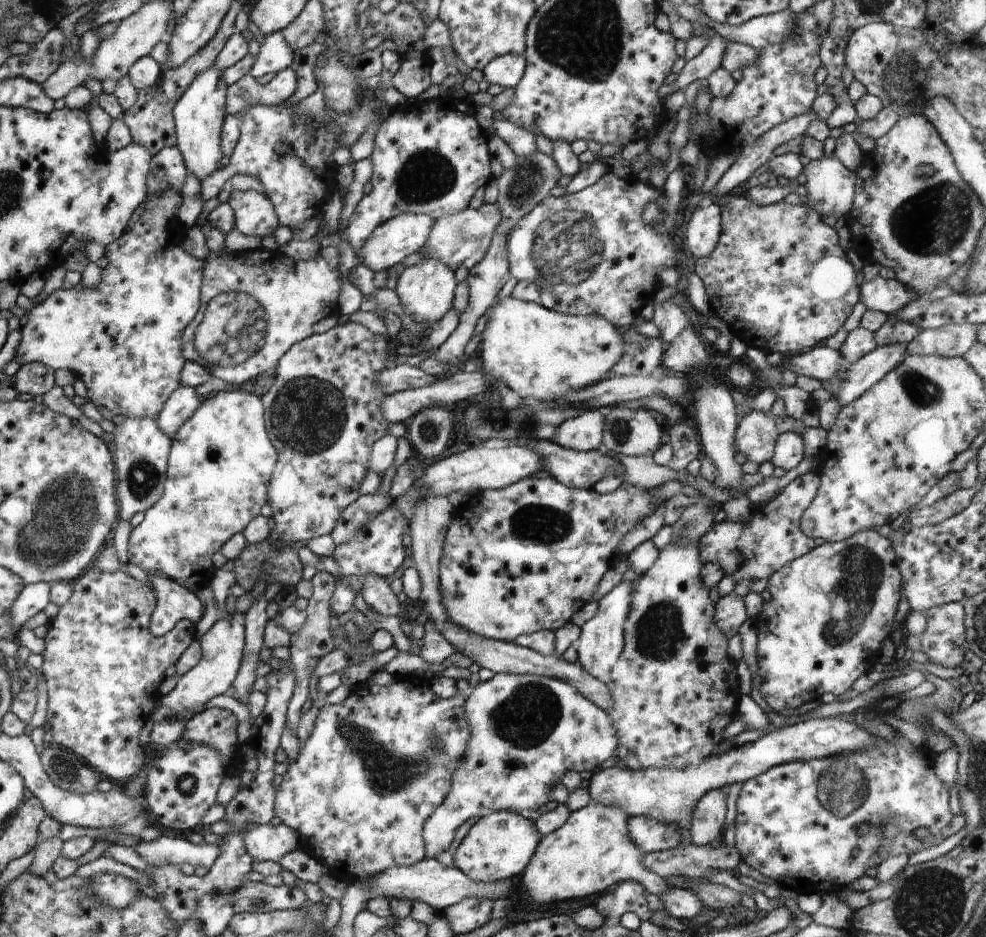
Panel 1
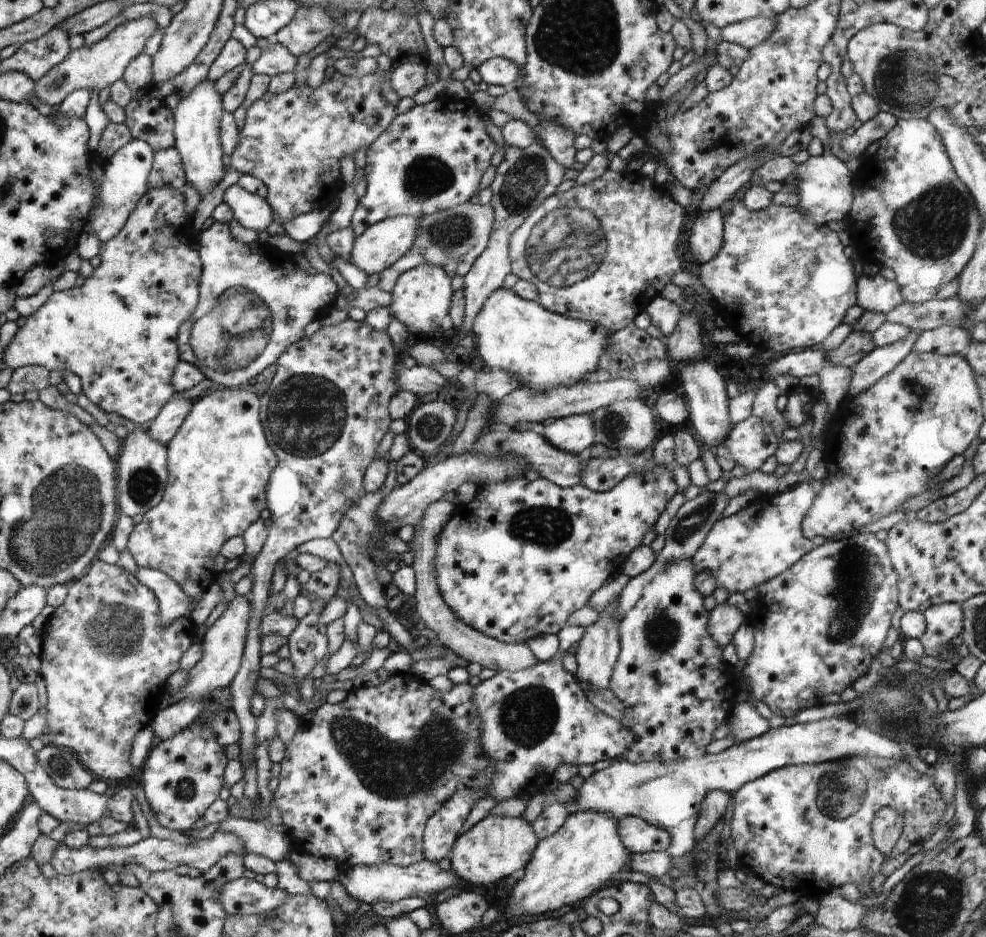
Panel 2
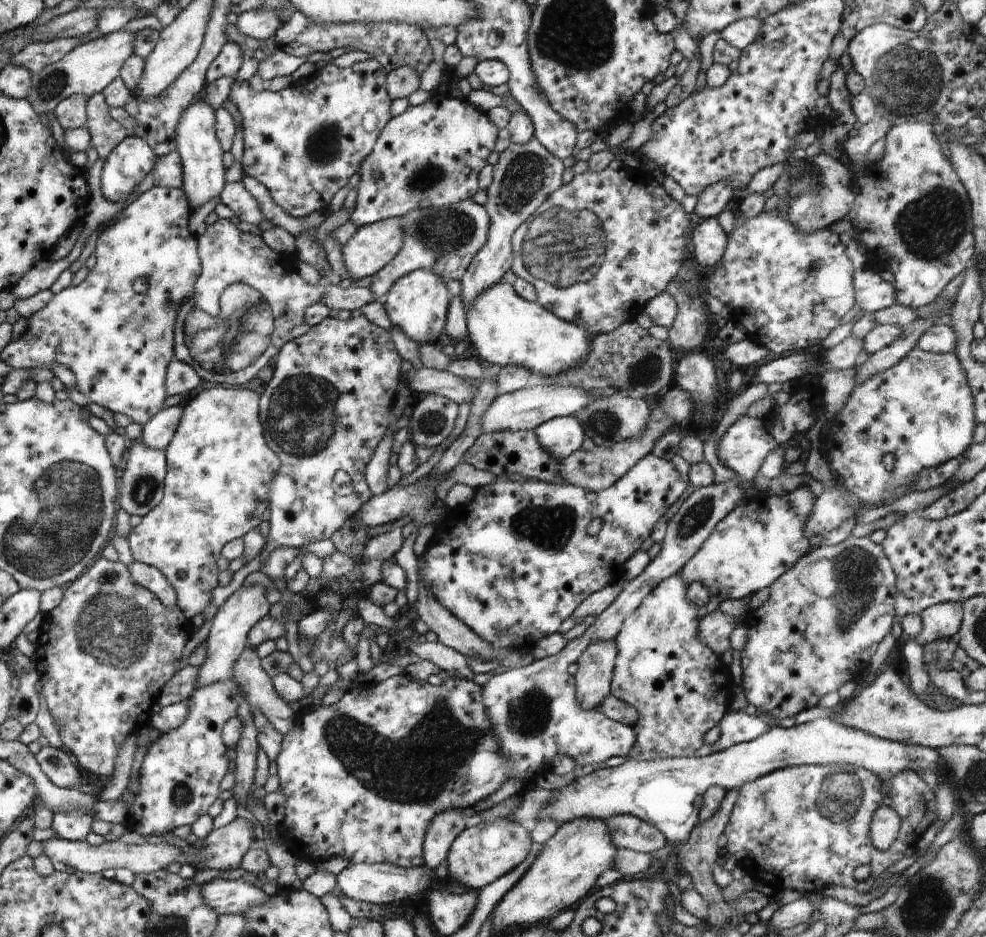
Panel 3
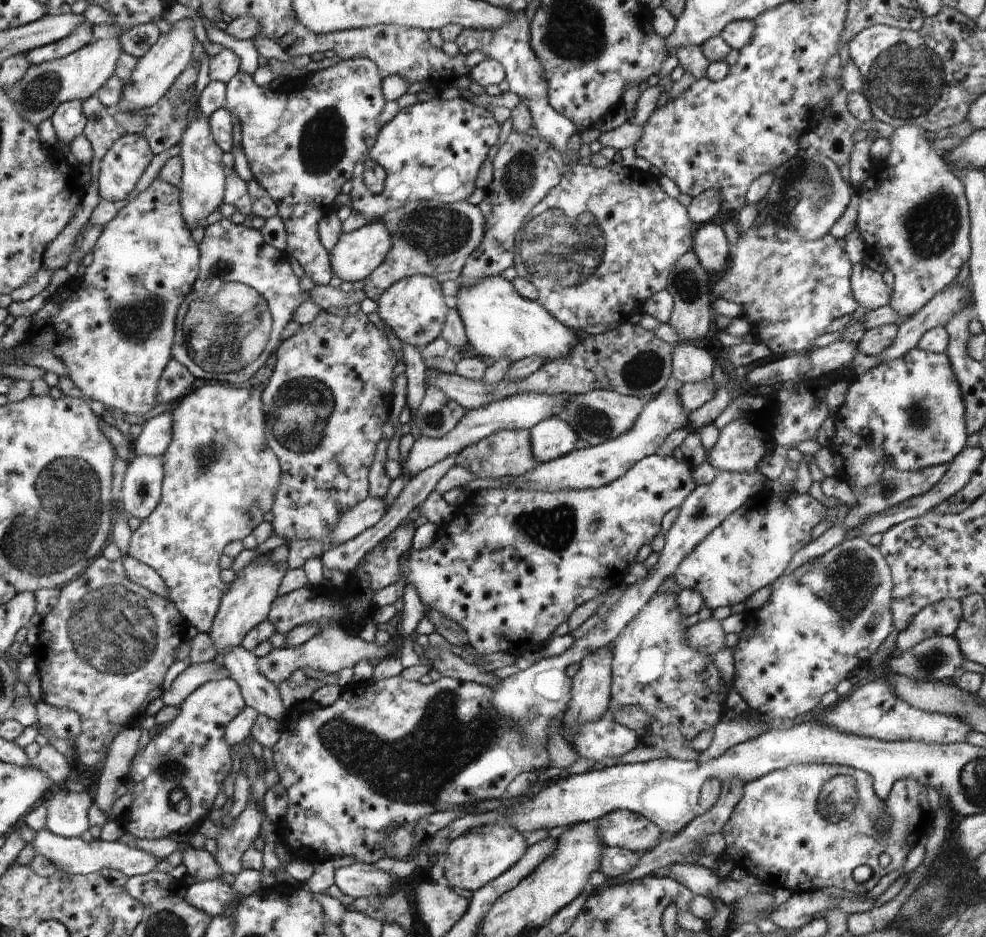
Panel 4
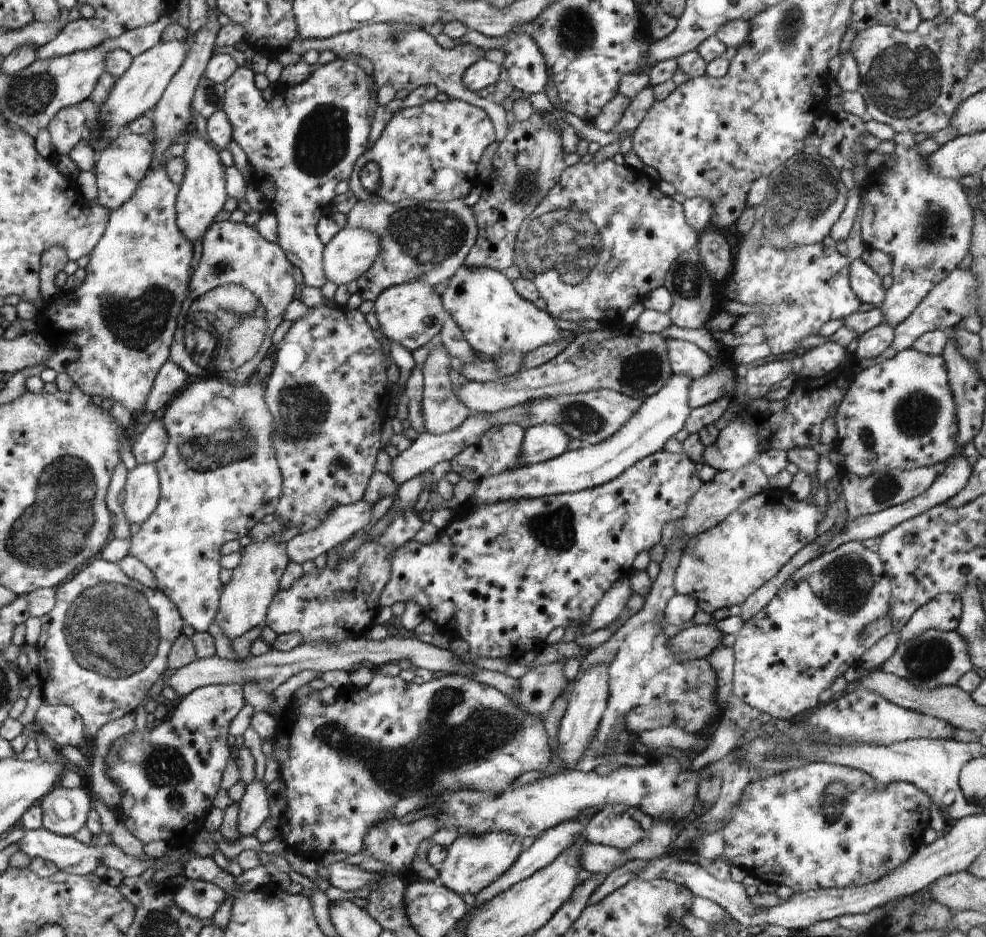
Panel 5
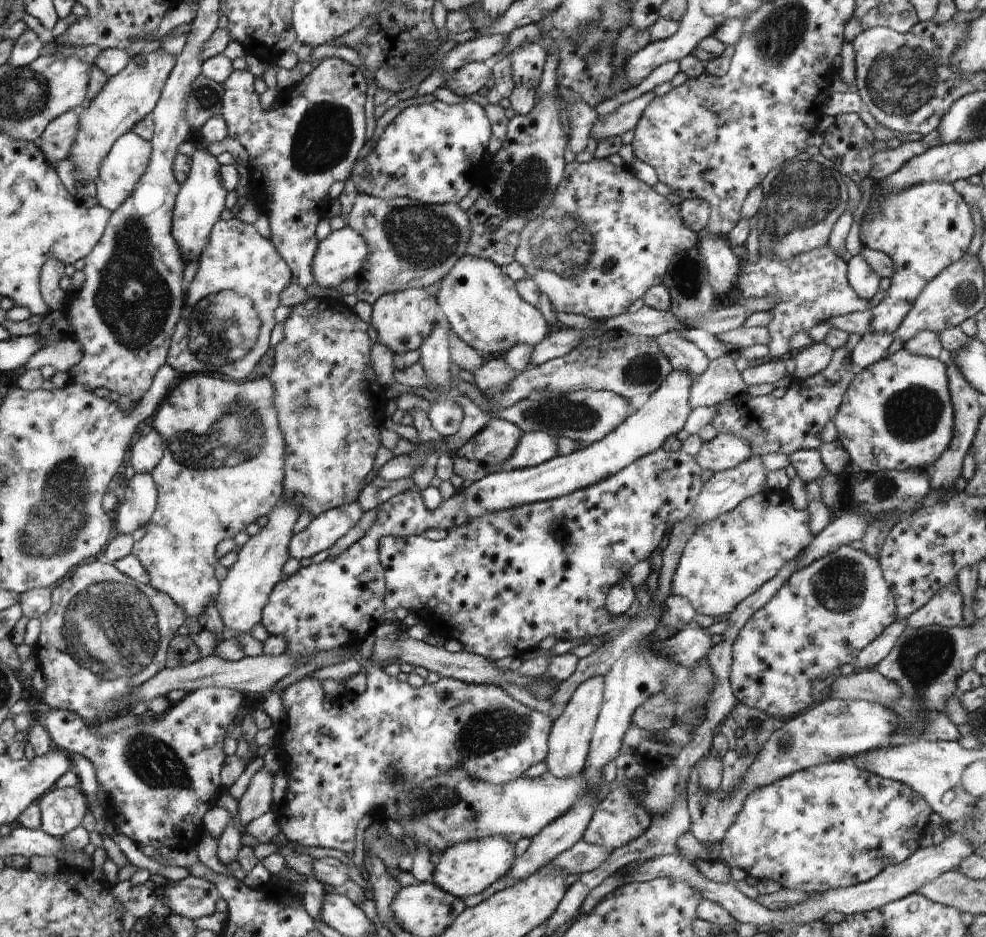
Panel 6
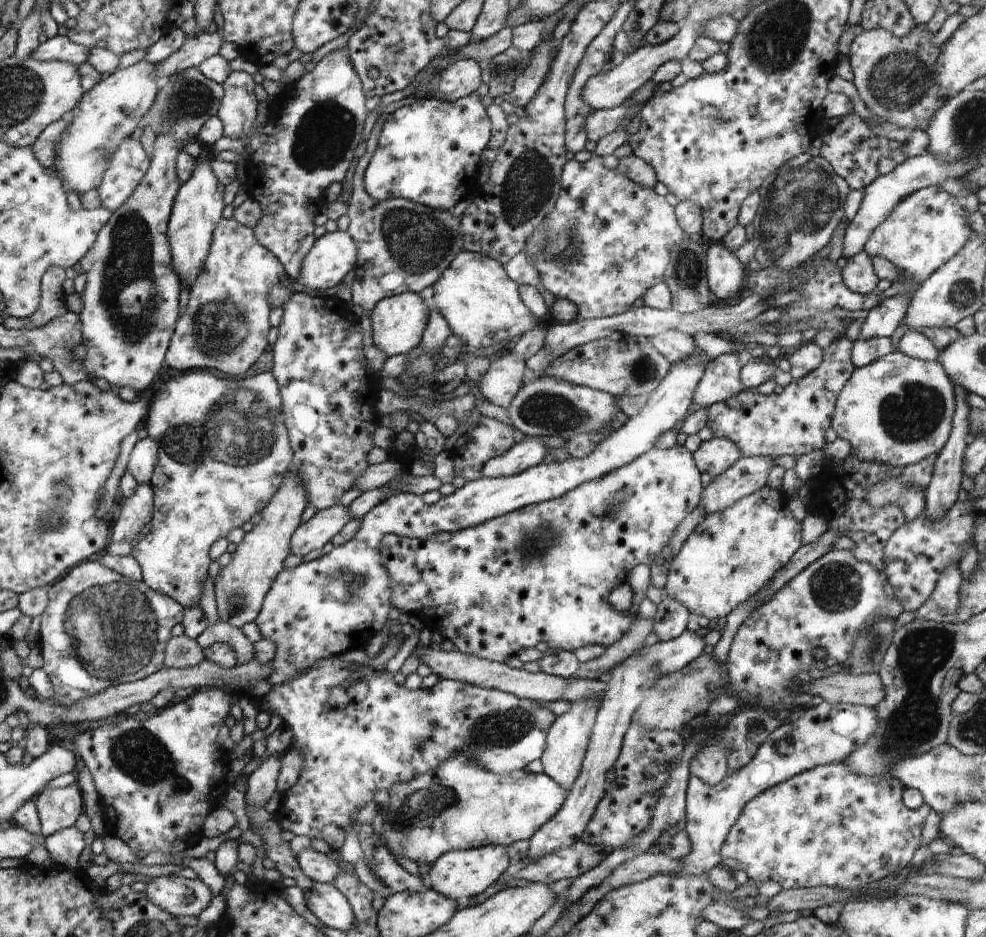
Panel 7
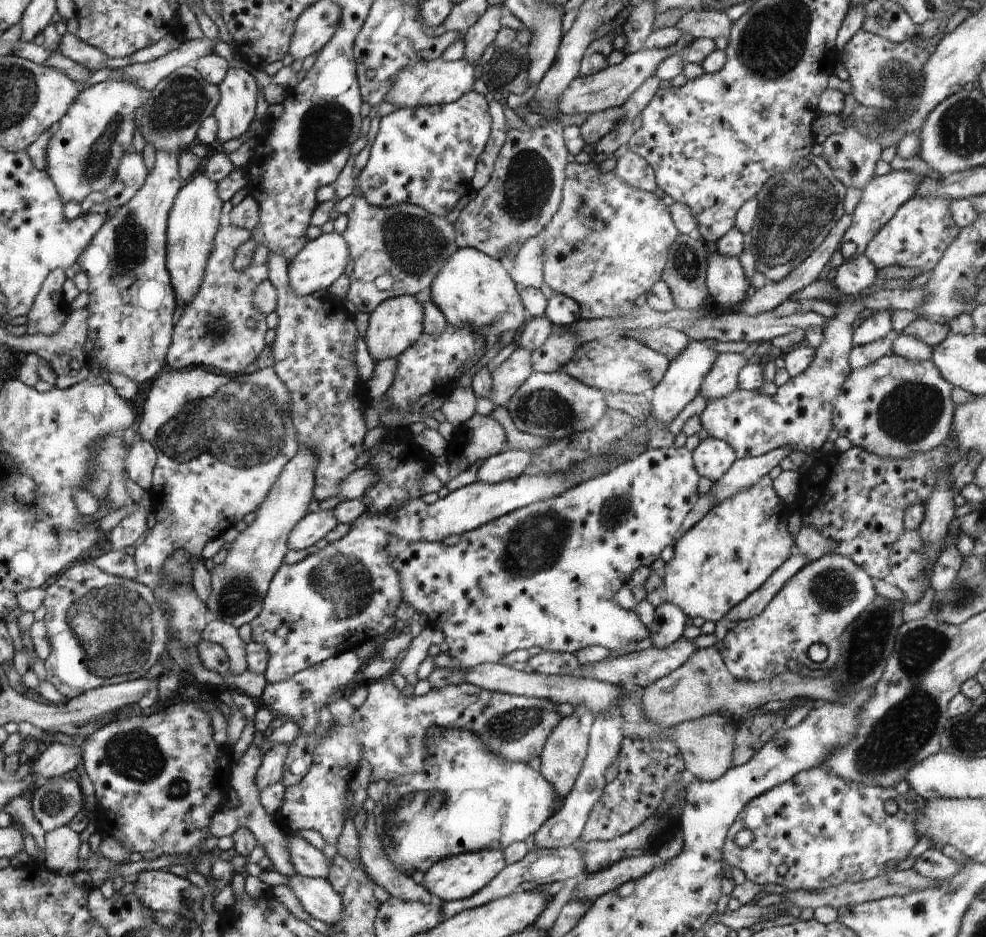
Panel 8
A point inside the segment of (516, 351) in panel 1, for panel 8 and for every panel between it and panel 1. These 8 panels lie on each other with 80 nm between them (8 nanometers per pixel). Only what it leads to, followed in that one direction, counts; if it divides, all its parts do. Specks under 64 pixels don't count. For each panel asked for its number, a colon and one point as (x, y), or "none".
2: (543, 349)
3: (506, 329)
4: (499, 323)
5: (494, 318)
6: (478, 300)
7: (479, 301)
8: (472, 290)

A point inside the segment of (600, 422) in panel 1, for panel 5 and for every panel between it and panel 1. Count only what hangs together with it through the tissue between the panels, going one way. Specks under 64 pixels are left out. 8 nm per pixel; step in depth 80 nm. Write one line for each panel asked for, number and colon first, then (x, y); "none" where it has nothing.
2: (574, 434)
3: (560, 437)
4: (552, 438)
5: (542, 442)

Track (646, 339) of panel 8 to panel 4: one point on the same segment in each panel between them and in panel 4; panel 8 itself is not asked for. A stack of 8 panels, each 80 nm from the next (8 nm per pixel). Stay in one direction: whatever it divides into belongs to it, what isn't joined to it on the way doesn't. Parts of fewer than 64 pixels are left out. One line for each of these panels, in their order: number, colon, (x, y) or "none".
4: (690, 364)
5: (686, 358)
6: (682, 354)
7: (675, 345)

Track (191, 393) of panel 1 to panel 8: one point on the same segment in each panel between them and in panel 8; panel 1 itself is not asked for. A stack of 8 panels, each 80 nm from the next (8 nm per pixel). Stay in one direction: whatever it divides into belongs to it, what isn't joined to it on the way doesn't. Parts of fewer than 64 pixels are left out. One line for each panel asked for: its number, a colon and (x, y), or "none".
2: (164, 428)
3: (157, 434)
4: (157, 434)
5: (148, 447)
6: (147, 451)
7: (141, 459)
8: (140, 462)

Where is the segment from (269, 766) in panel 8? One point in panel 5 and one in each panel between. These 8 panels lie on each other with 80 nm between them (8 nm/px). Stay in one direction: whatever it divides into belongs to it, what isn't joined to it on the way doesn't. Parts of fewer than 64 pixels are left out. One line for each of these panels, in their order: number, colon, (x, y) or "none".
5: (253, 812)
6: (257, 800)
7: (261, 785)

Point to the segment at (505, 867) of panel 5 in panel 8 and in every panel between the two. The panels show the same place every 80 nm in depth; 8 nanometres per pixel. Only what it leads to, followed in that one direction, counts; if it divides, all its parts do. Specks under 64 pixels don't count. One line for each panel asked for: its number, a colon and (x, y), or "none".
6: (468, 868)
7: (460, 874)
8: (458, 877)

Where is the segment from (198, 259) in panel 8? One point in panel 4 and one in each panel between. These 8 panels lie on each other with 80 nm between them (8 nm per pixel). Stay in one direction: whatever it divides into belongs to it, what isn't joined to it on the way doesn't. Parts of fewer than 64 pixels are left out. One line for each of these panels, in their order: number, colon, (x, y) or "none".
4: (202, 181)
5: (202, 196)
6: (198, 207)
7: (199, 205)

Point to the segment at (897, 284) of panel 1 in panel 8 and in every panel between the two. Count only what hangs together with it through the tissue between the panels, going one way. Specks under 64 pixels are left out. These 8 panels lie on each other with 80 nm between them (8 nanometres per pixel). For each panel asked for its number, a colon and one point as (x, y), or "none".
2: (874, 293)
3: (872, 293)
4: (869, 290)
5: (867, 286)
6: (862, 279)
7: (858, 274)
8: (856, 274)

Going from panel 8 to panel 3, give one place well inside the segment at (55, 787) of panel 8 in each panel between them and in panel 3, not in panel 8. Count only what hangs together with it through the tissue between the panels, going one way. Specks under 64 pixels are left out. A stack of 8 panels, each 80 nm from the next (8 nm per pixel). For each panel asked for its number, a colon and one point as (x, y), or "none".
3: (74, 825)
4: (67, 812)
5: (65, 811)
6: (62, 810)
7: (58, 809)

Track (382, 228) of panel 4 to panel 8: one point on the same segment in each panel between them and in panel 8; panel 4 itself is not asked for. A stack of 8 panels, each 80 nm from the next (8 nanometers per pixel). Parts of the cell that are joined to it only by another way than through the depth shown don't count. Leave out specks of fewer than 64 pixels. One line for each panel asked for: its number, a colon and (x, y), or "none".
5: (349, 255)
6: (343, 254)
7: (332, 256)
8: (321, 261)

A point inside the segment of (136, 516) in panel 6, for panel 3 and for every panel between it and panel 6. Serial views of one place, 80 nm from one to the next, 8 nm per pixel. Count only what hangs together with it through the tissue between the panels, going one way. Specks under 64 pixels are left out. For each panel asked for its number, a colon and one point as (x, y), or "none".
3: (144, 469)
4: (141, 494)
5: (143, 486)

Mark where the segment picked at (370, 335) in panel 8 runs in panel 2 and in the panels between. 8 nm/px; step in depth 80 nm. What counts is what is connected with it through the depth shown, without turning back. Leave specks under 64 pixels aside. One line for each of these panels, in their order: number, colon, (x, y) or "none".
2: (421, 298)
3: (417, 303)
4: (414, 308)
5: (410, 314)
6: (402, 320)
7: (399, 322)

